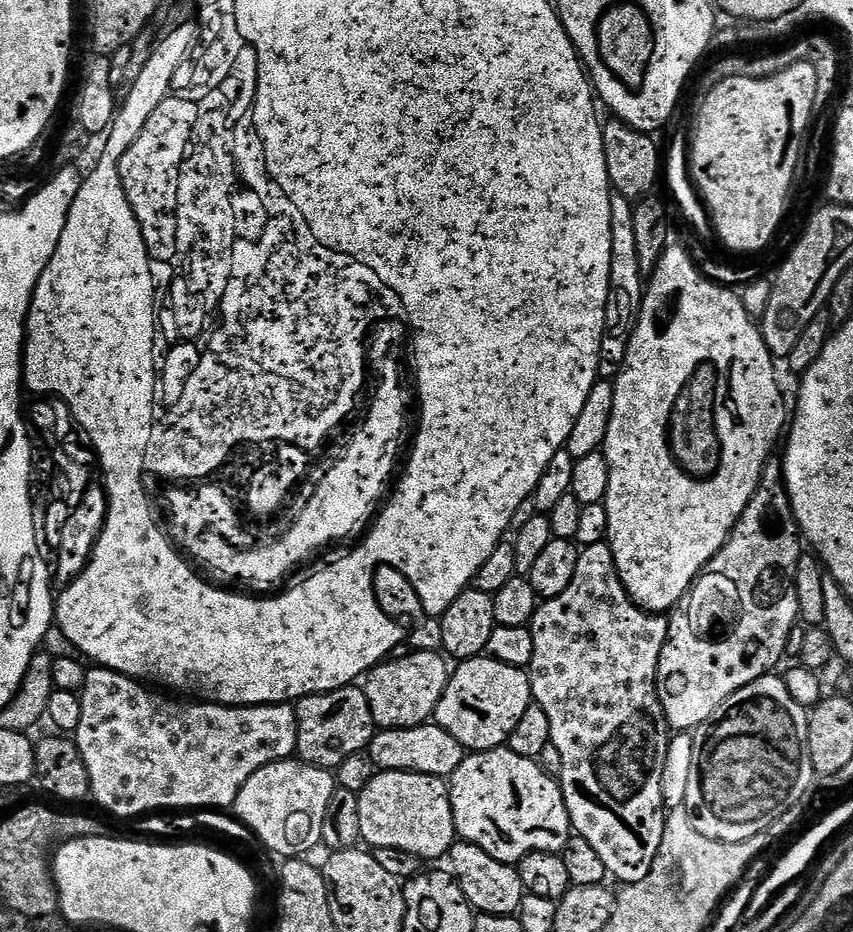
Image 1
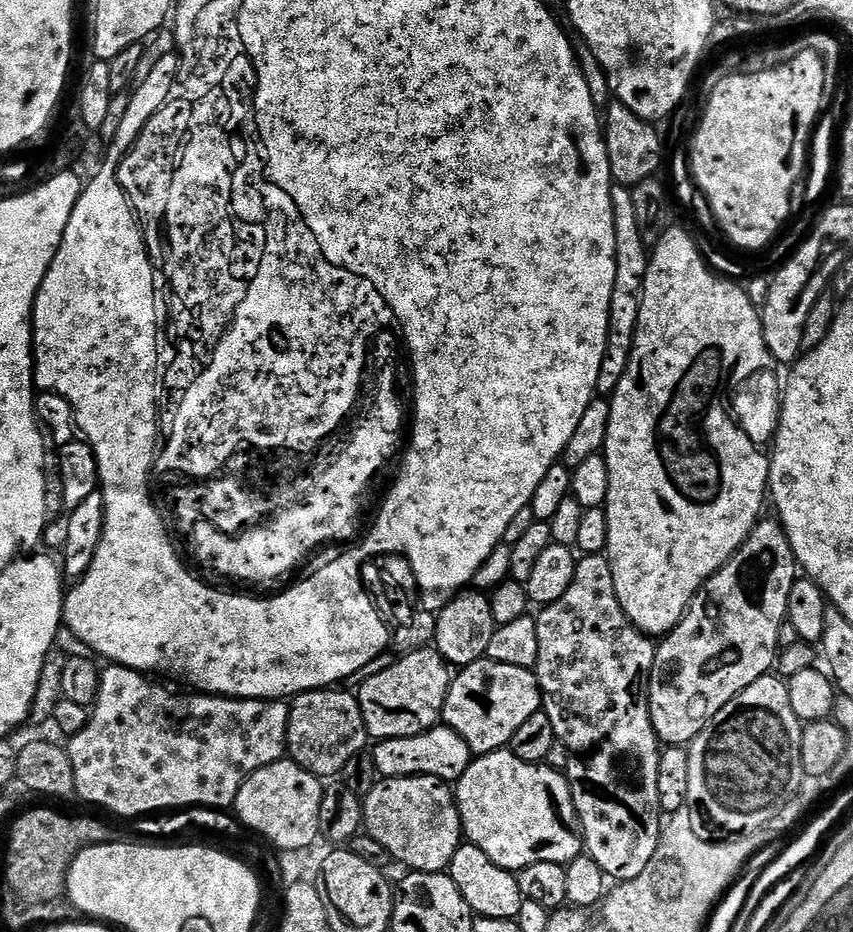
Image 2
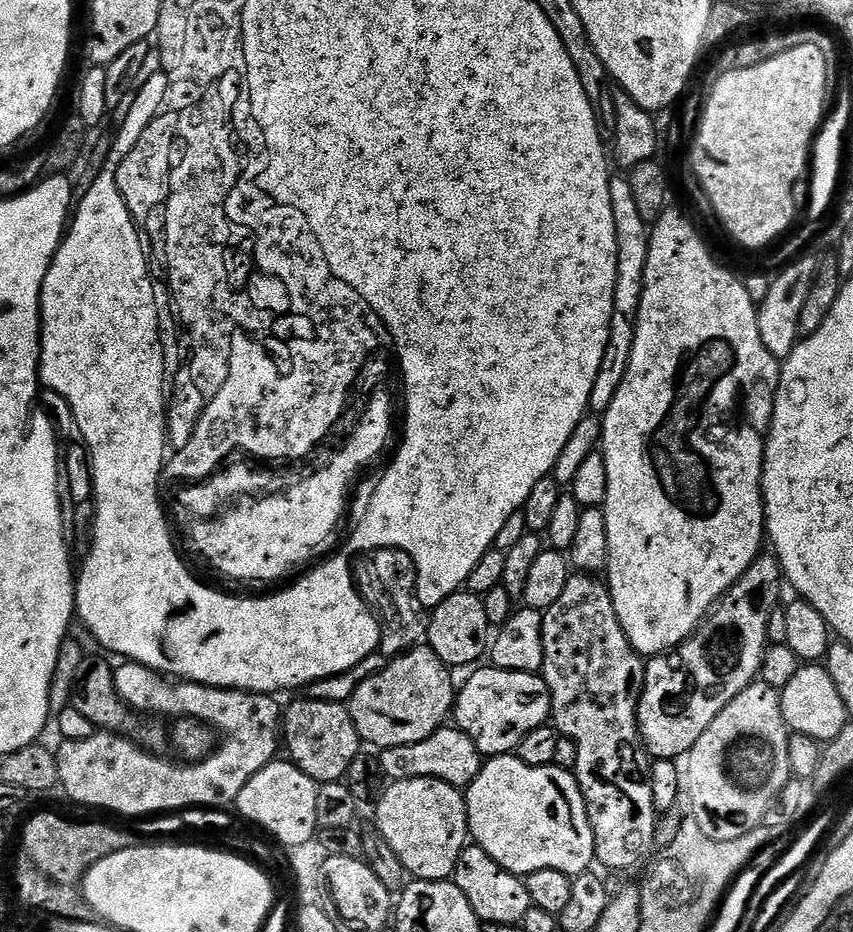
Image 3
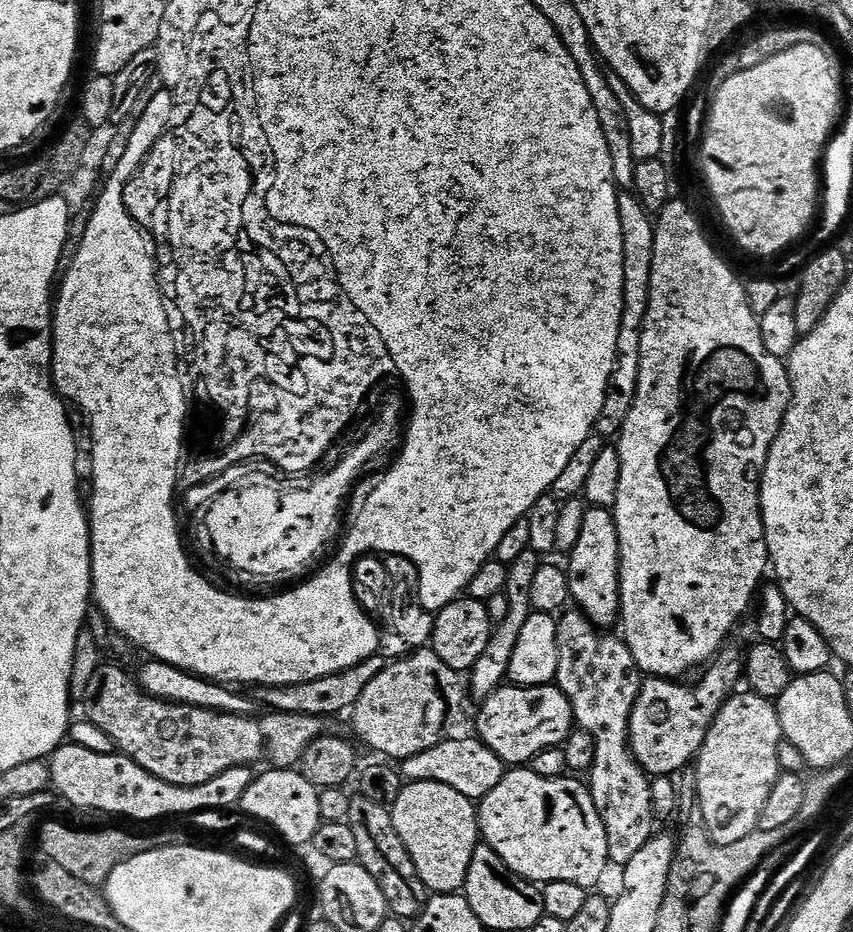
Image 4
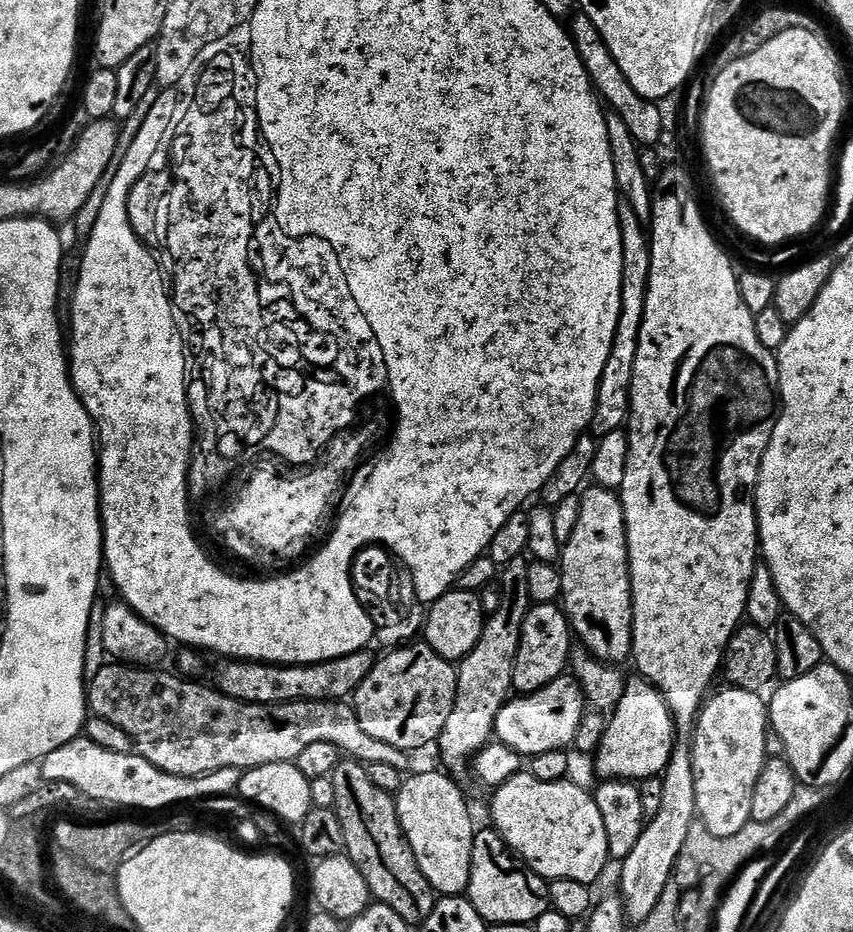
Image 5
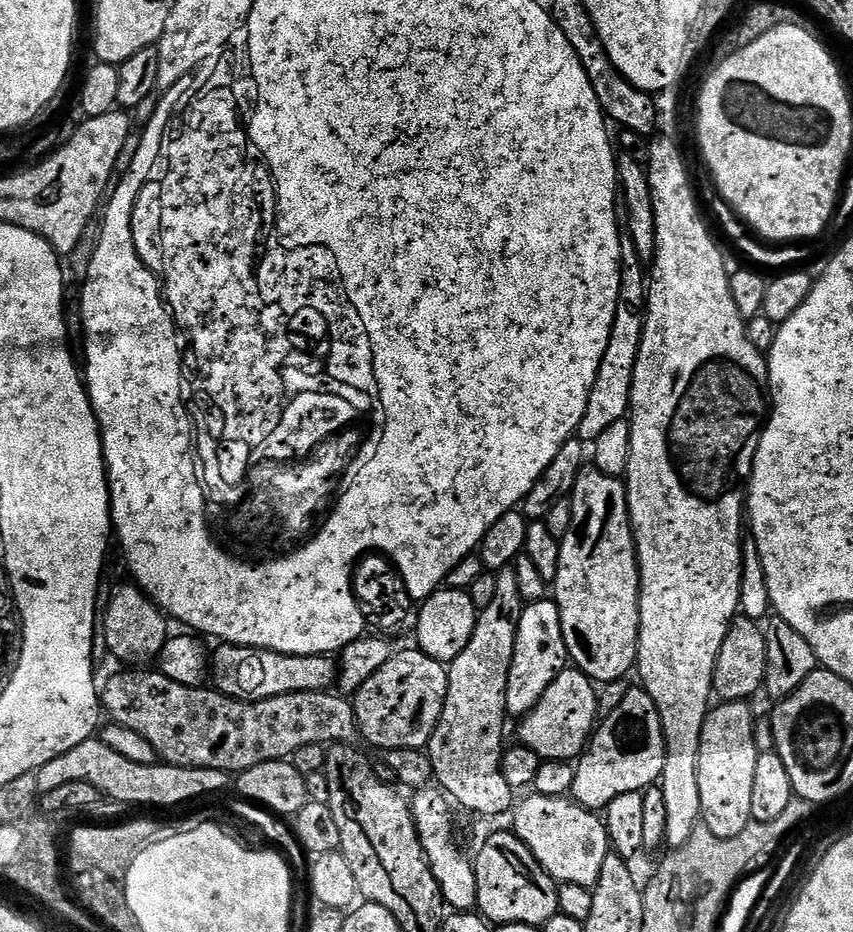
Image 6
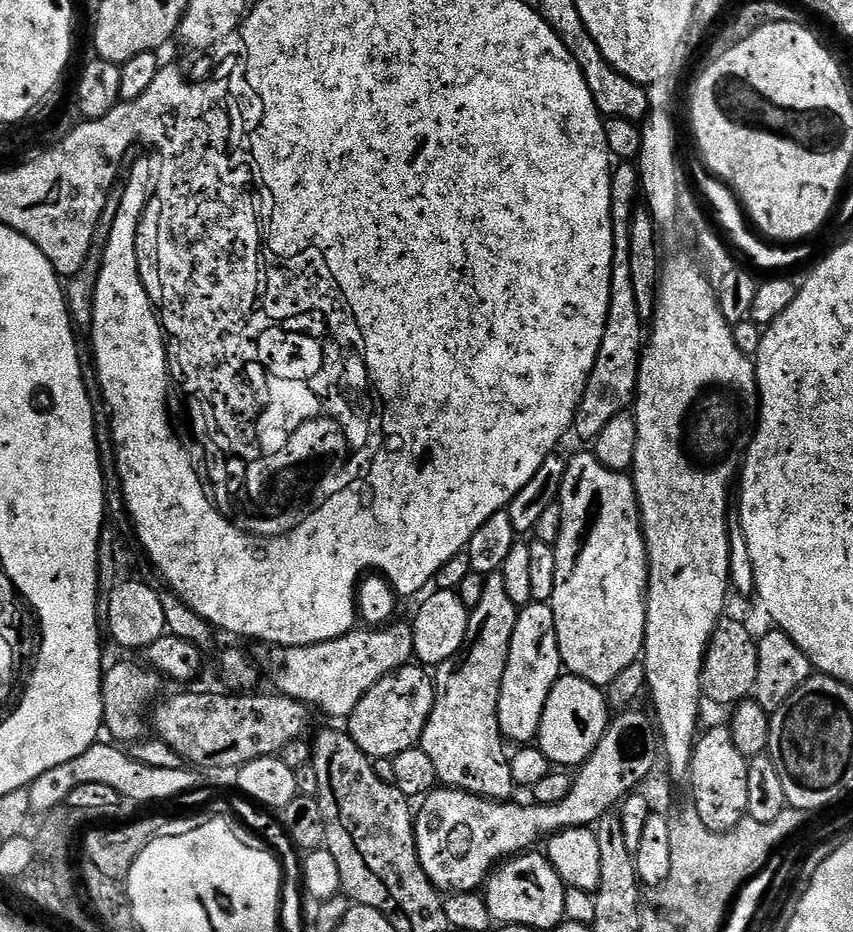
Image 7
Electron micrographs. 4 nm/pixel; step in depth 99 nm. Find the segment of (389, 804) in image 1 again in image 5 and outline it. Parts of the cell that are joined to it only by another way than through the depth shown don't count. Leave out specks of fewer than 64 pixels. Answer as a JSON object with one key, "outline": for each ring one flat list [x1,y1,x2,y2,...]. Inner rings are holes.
{"outline":[[420,772,405,779,404,785,394,796,398,822,404,837,410,842,410,850,414,850,414,858,426,882,430,882,440,896,462,896,467,893,470,882,478,824,472,821,468,800,456,785,459,783,451,775,440,772]]}

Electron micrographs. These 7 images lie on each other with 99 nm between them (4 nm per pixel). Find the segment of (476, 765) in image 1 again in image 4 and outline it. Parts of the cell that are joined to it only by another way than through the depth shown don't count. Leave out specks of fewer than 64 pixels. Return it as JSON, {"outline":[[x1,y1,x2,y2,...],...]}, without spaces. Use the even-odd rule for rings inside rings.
{"outline":[[528,766,505,771,498,784,479,801,480,835,483,843,489,844,514,874,533,882,578,882,578,886,588,890,591,884,599,882,604,867,610,864,606,828,602,826,594,798,588,793,587,783,583,779,571,780,570,776,543,776]]}

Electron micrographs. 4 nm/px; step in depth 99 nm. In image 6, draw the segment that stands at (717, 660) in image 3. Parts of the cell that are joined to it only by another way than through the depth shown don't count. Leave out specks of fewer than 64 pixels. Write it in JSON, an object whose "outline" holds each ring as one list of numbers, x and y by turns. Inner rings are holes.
{"outline":[[629,687,622,706,603,717,593,731,586,751,579,757,571,799,590,812,599,813,622,794,644,792,659,781,666,766,662,722,650,694,643,687]]}

